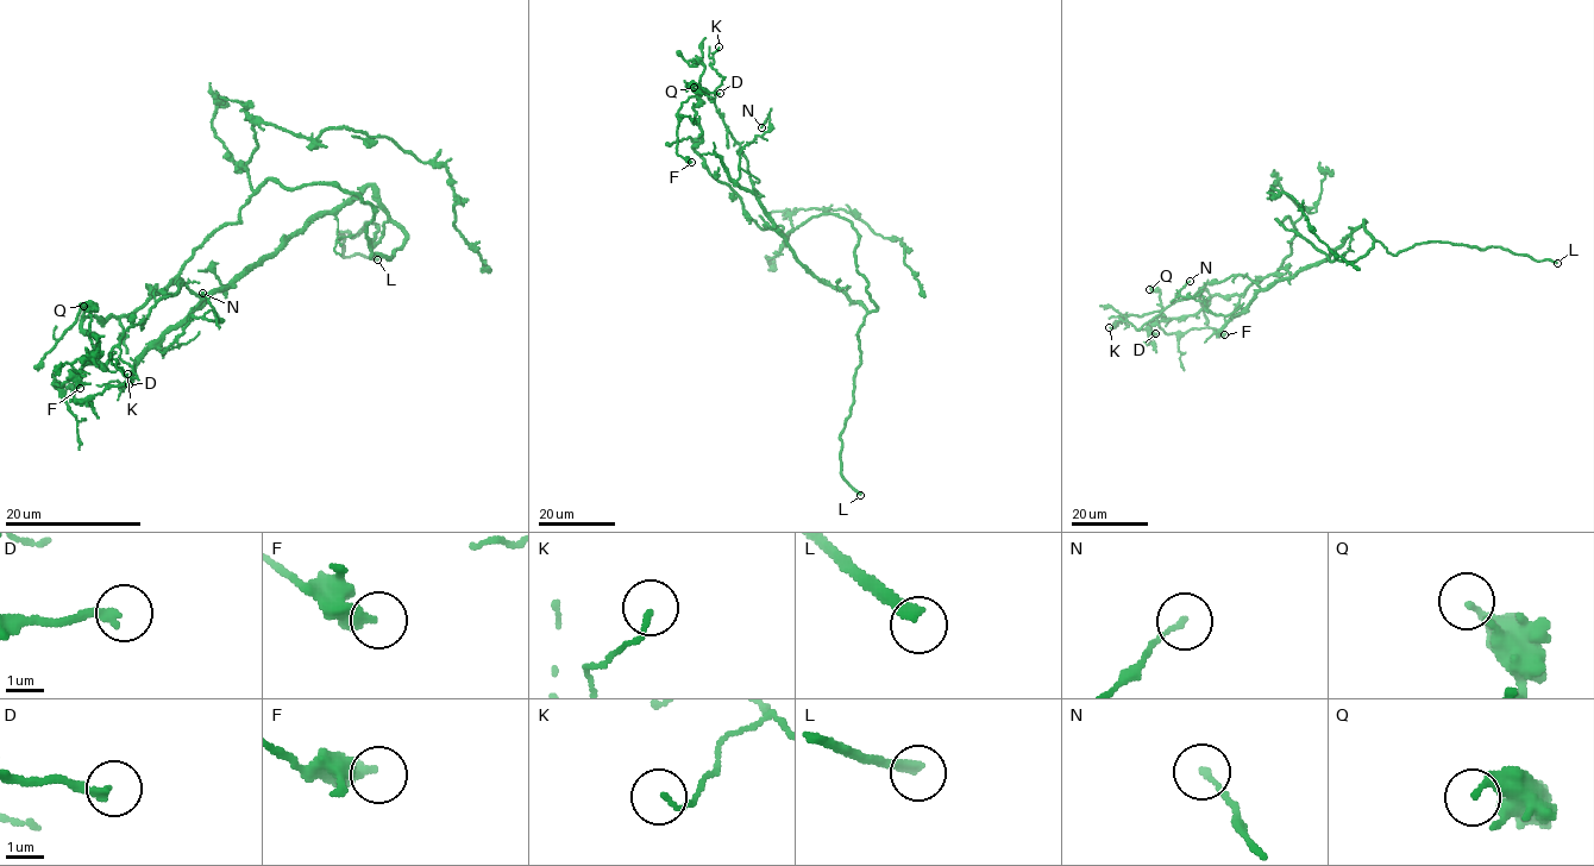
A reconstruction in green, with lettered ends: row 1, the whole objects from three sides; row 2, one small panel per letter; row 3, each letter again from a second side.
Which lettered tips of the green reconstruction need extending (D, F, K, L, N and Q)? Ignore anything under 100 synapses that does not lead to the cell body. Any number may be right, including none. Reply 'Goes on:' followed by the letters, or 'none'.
Goes on: L

